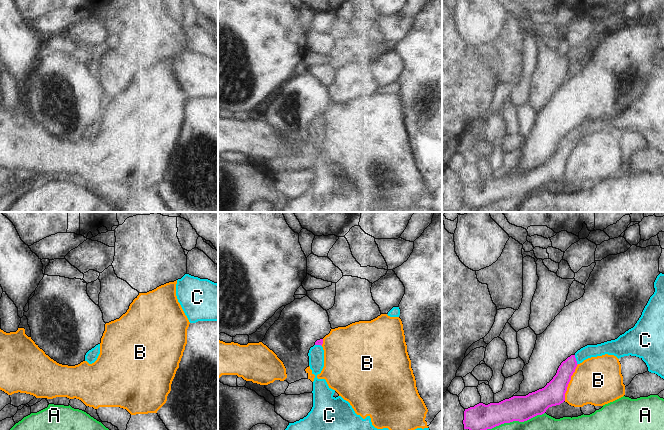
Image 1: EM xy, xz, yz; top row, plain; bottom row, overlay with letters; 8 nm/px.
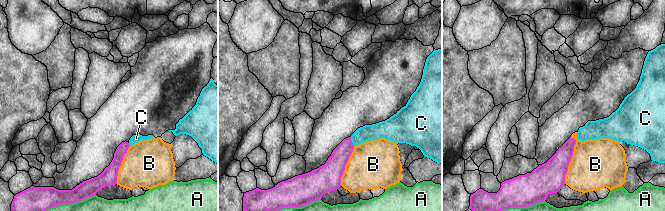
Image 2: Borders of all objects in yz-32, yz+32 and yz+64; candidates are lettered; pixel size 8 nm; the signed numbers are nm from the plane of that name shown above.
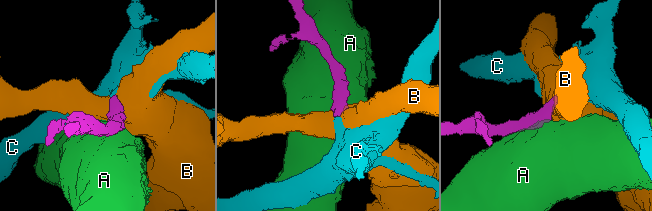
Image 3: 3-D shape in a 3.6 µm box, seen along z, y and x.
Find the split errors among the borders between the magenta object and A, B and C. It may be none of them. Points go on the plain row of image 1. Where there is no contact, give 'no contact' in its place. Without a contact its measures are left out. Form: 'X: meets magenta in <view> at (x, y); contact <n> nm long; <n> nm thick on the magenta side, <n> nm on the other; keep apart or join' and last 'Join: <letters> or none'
A: meets magenta in yz at (508, 198); contact 600 nm long; 220 nm thick on the magenta side, 280 nm on the other; keep apart
B: meets magenta in yz at (569, 157); contact 320 nm long; 180 nm thick on the magenta side, 380 nm on the other; keep apart
C: meets magenta in yz at (575, 136); contact 80 nm long; 150 nm thick on the magenta side, 100 nm on the other; join
Join: C

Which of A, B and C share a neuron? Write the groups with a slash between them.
A / B / C

